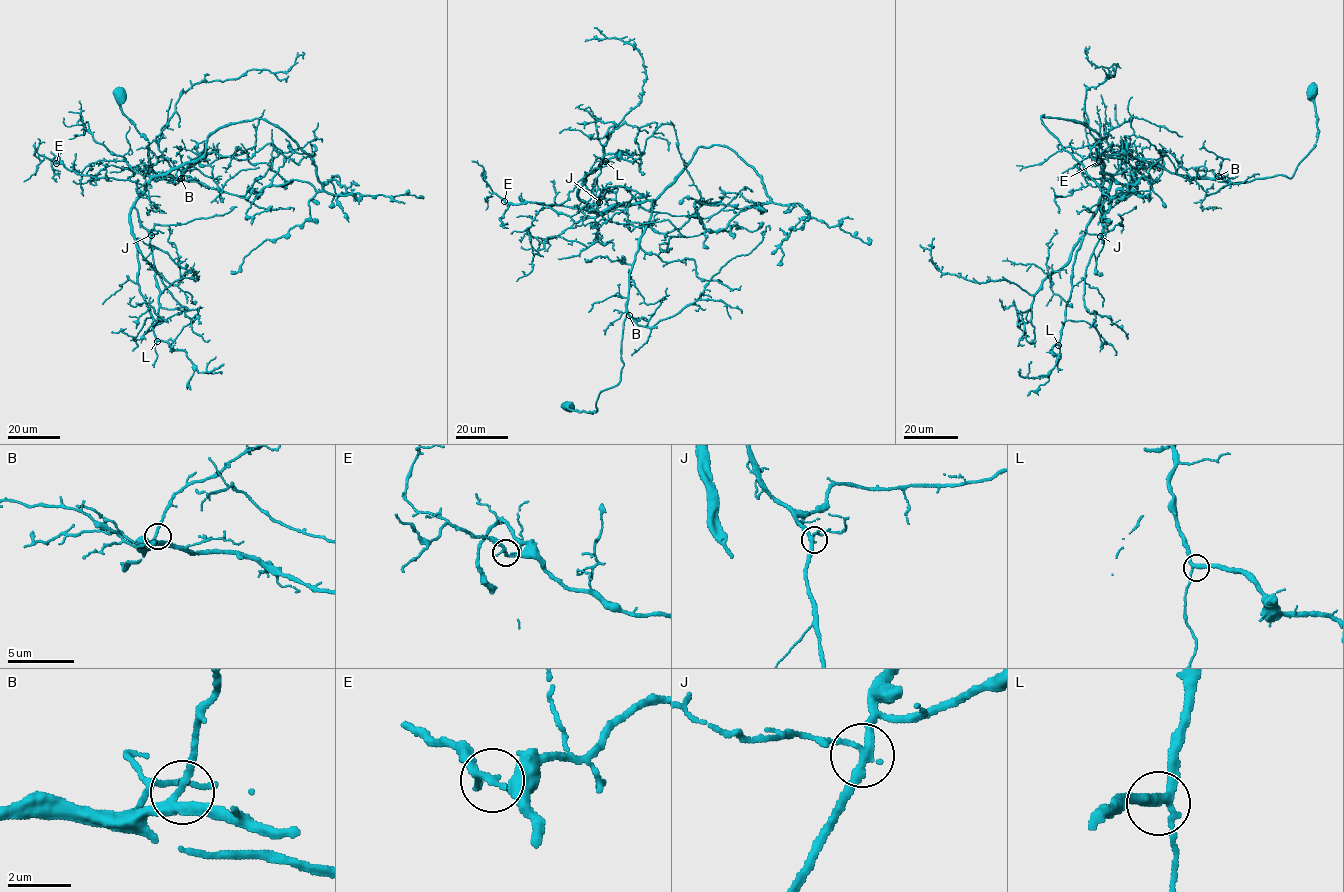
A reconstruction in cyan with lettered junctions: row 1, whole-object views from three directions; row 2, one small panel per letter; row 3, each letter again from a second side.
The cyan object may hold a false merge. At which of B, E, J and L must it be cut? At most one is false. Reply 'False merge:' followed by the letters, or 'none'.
False merge: none

